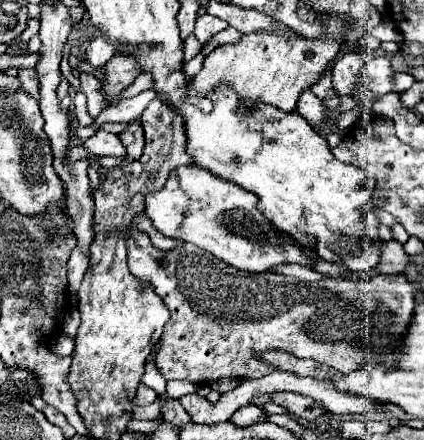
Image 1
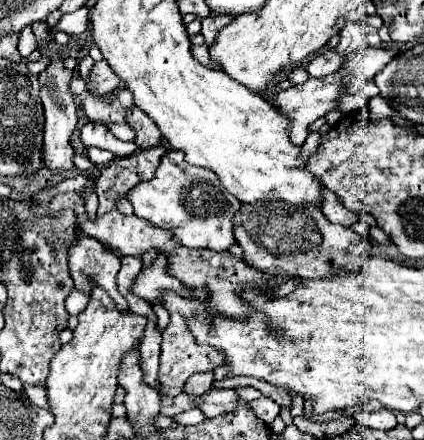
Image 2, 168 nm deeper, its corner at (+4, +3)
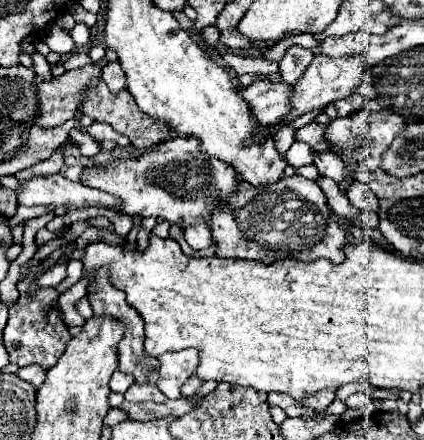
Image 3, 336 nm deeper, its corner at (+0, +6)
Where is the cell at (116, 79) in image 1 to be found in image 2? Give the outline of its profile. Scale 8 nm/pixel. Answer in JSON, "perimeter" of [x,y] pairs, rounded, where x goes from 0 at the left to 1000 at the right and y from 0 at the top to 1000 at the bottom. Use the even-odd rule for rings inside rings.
{"perimeter":[[[250,134],[222,143],[217,166],[212,166],[212,202],[222,211],[259,211],[274,198],[283,198],[288,180],[274,175],[274,166],[264,161],[264,152],[255,148]]]}

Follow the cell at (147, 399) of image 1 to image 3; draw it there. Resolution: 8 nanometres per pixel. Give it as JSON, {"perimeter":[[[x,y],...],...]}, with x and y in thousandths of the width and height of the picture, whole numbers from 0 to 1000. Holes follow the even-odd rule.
{"perimeter":[[[274,841],[274,845],[264,850],[264,859],[259,859],[259,886],[264,886],[264,891],[292,895],[311,873],[316,873],[316,859],[302,855],[302,850],[292,850],[292,845],[283,845],[283,841]]]}

